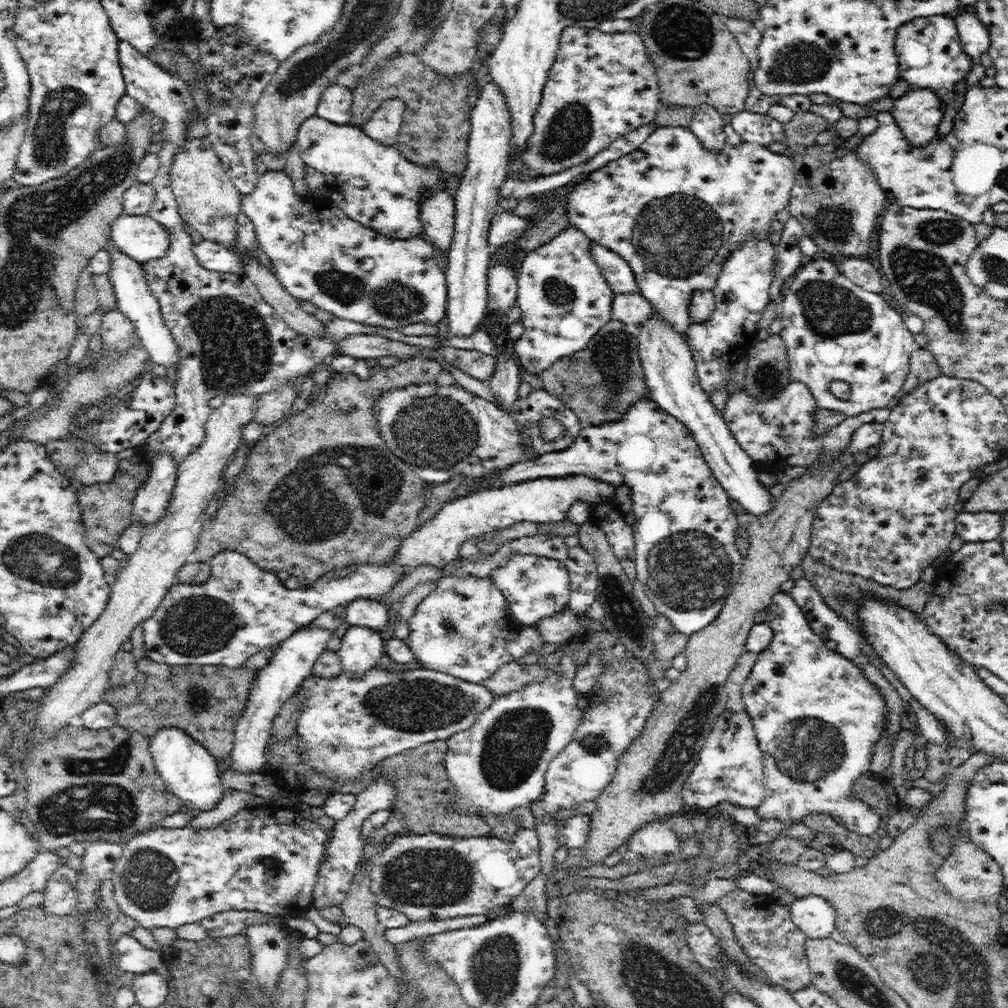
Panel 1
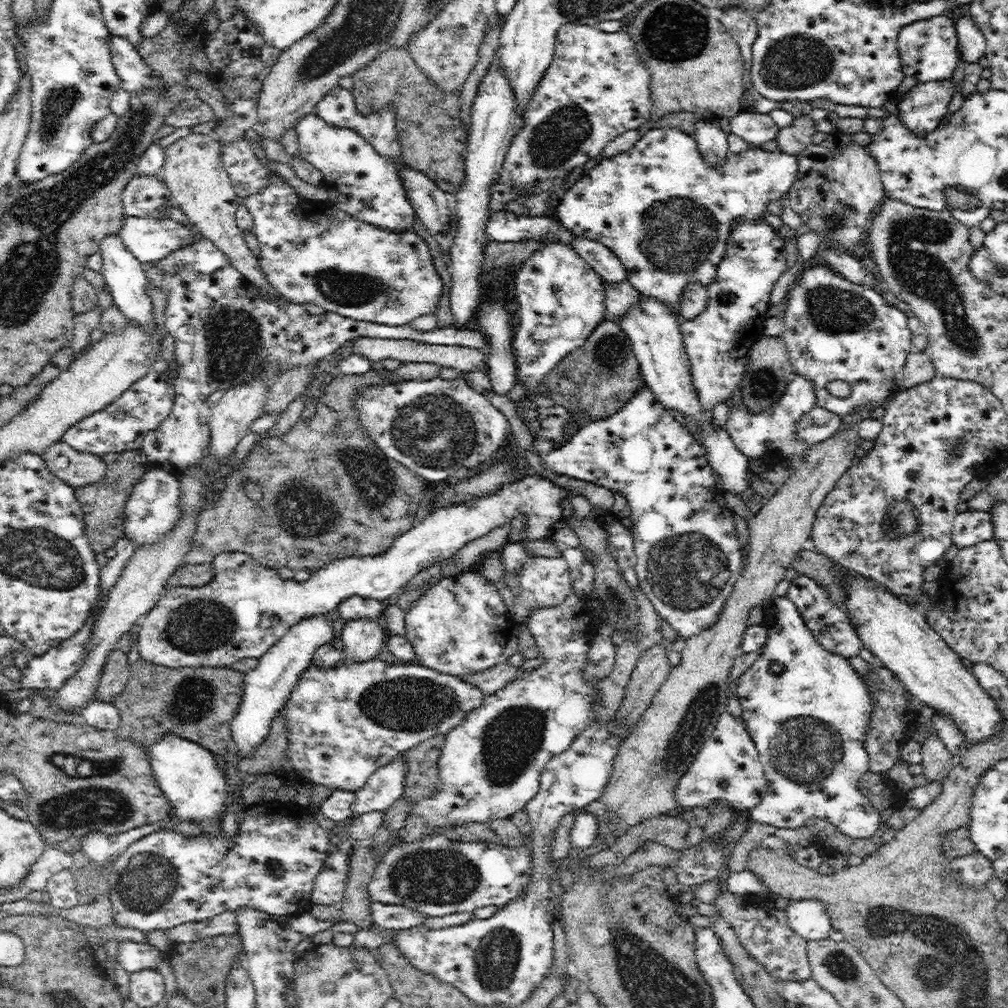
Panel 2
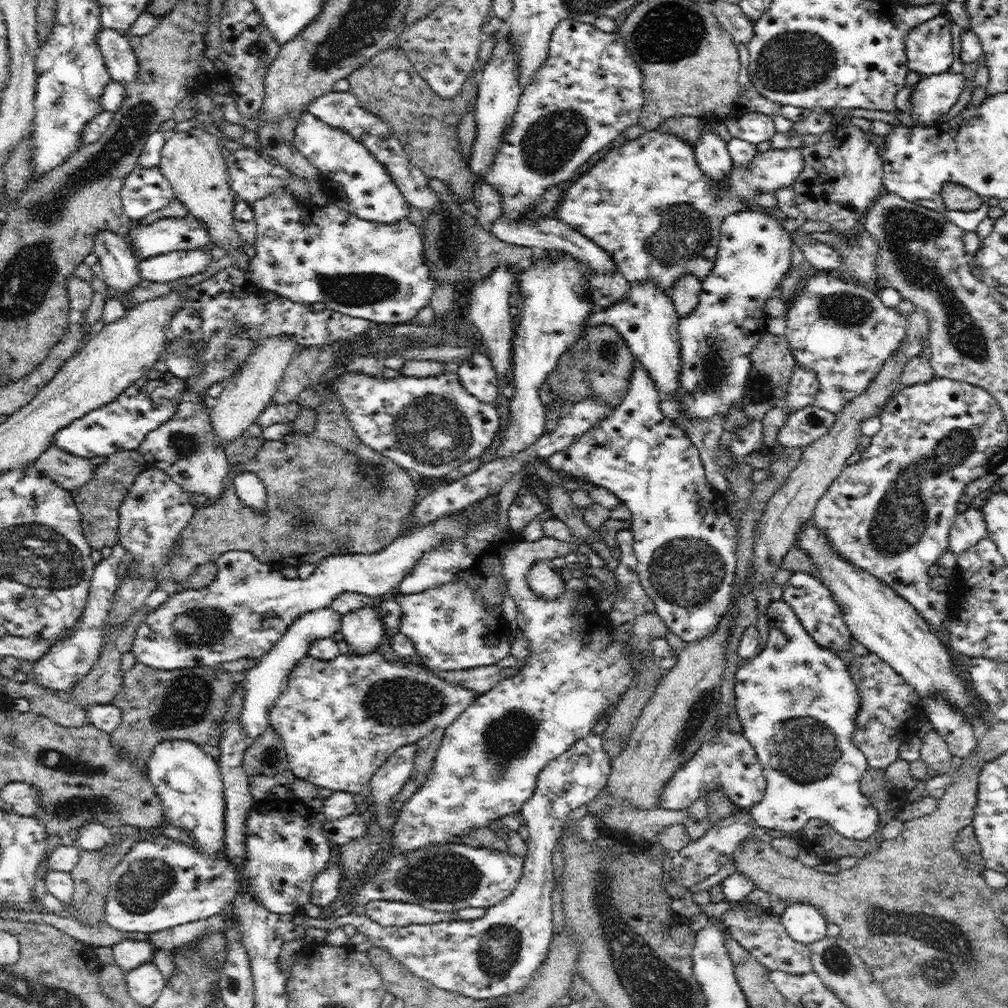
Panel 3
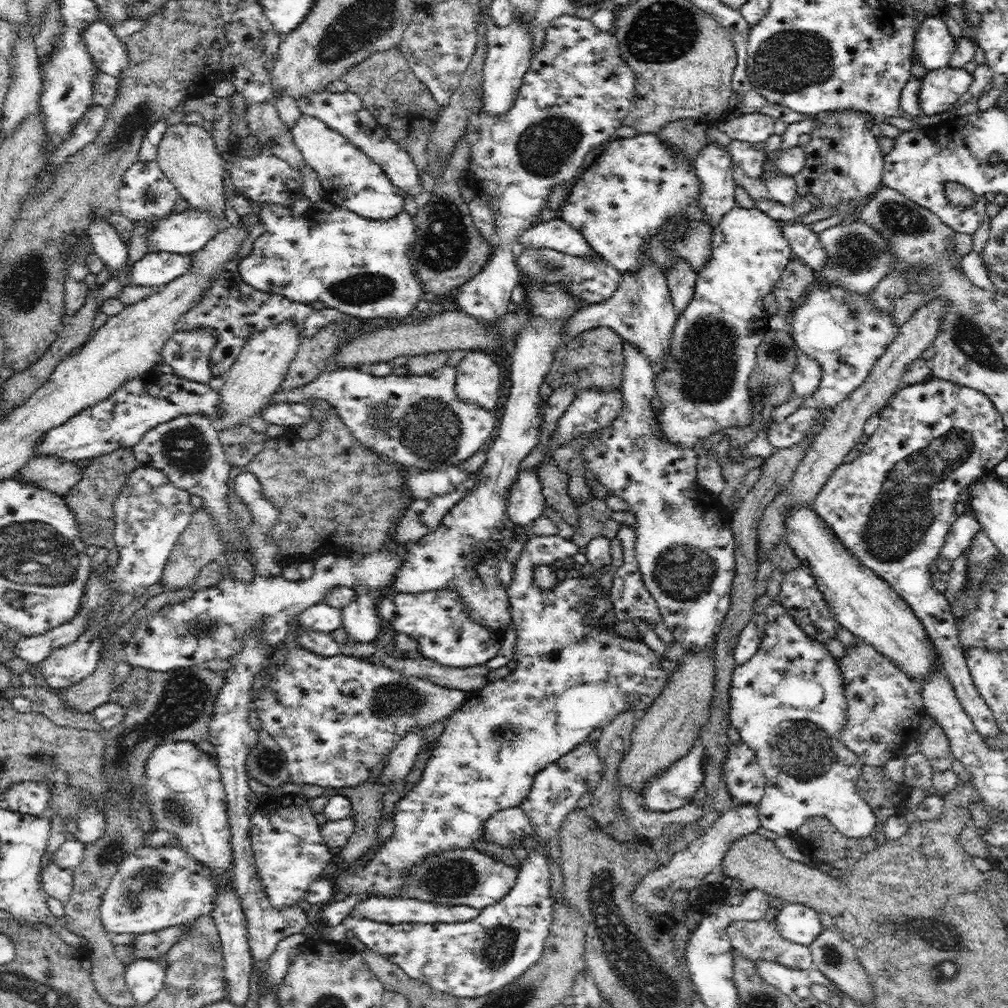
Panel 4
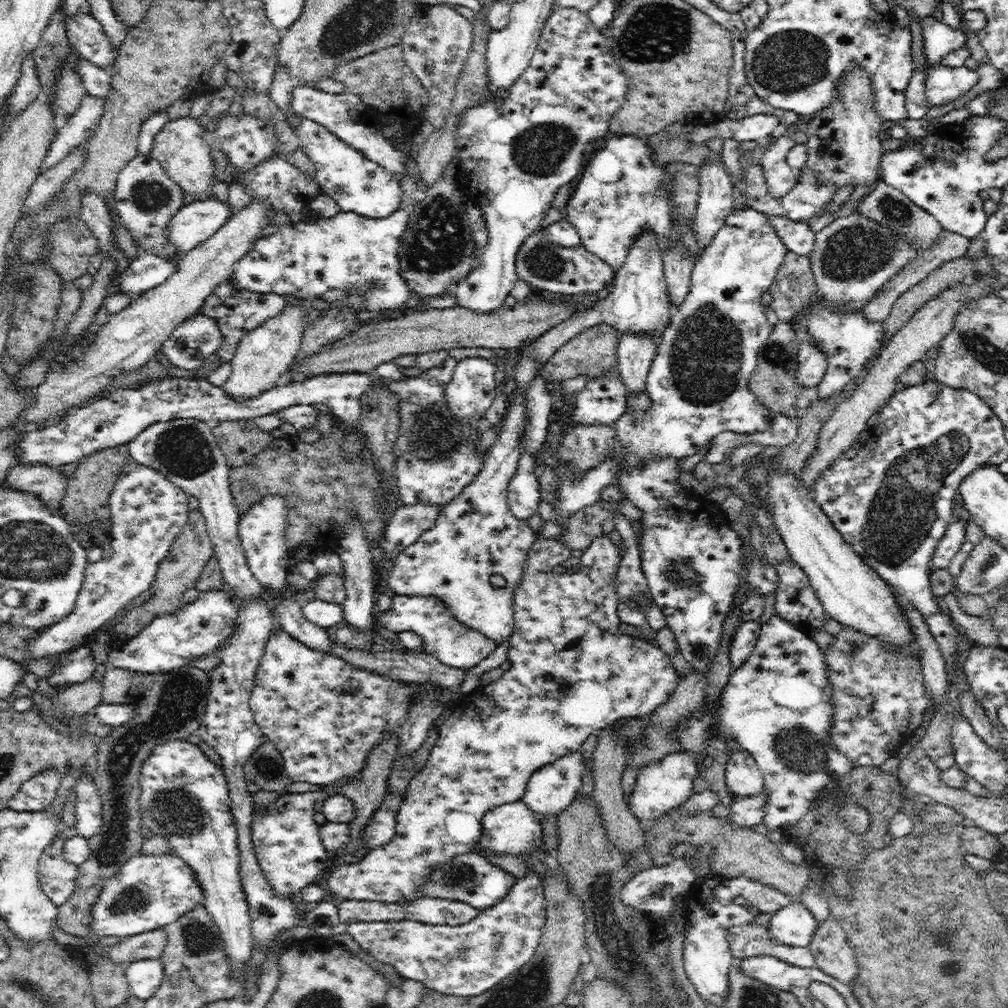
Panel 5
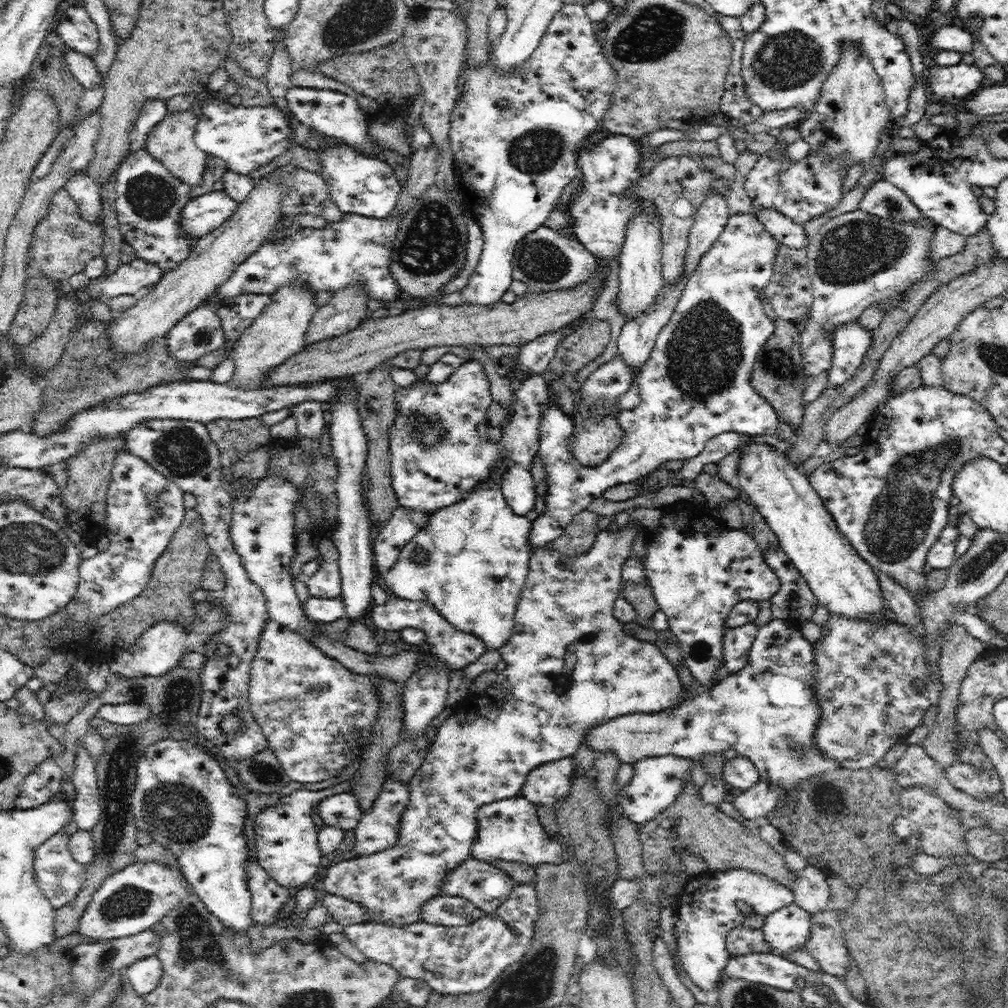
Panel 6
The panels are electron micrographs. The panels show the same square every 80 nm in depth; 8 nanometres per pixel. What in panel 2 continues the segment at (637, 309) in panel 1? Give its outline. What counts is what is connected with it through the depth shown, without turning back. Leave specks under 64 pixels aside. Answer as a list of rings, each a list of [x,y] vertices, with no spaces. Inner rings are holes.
[[[603,280],[602,285],[605,288],[605,321],[624,317],[641,300],[641,293],[629,280],[618,284],[610,284]]]

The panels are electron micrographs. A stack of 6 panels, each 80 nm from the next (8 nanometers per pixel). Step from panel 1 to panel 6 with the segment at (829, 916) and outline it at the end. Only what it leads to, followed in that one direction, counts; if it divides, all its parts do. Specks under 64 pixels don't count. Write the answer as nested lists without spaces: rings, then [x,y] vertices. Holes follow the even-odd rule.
[[[795,903],[766,916],[762,934],[774,954],[802,950],[810,938],[811,914]]]

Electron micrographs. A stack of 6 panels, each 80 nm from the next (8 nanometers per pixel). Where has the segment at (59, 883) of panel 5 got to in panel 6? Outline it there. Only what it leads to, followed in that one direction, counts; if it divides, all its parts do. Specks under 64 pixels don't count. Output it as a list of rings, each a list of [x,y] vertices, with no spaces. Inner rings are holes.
[[[62,831],[58,832],[35,851],[34,878],[41,893],[51,902],[55,910],[66,906],[68,902],[72,902],[76,898],[85,879],[85,865],[76,862],[70,853],[70,837]]]

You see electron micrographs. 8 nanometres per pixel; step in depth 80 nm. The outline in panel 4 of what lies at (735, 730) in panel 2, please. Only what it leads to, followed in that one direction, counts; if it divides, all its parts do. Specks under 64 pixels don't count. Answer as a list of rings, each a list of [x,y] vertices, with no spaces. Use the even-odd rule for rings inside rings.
[[[697,742],[692,750],[678,758],[666,771],[658,773],[644,788],[643,806],[653,812],[666,812],[693,801],[694,793],[703,784],[704,747]],[[746,743],[730,744],[723,766],[724,783],[738,804],[759,805],[766,789],[766,778],[754,750]]]

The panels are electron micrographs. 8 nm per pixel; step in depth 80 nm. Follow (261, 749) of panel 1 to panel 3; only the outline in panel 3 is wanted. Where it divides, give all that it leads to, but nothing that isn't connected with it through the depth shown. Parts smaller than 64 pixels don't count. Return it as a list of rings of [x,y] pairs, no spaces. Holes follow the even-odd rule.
[[[320,608],[320,610],[312,610],[298,616],[298,618],[287,628],[282,638],[274,644],[261,659],[251,669],[246,670],[243,674],[243,707],[238,722],[244,734],[253,741],[264,734],[270,727],[270,708],[274,706],[274,702],[278,700],[278,696],[282,694],[282,690],[288,684],[288,676],[292,672],[292,668],[298,664],[304,656],[308,656],[308,648],[314,640],[320,638],[331,638],[335,632],[341,630],[341,614],[332,608]]]

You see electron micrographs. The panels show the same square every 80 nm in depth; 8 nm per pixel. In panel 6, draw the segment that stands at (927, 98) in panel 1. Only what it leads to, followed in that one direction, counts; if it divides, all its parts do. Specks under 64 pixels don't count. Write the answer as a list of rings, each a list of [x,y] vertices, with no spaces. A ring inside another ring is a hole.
[[[975,64],[934,65],[929,71],[926,83],[932,88],[932,93],[948,102],[968,98],[984,86],[982,70]]]

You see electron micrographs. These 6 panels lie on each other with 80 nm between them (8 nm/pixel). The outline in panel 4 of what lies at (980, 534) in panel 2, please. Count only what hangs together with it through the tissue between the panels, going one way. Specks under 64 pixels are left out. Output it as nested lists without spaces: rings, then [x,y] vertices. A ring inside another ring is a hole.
[[[971,511],[964,512],[950,526],[950,532],[946,536],[946,542],[942,546],[942,552],[940,552],[938,559],[940,557],[946,560],[958,558],[966,548],[971,546],[974,536],[980,531],[980,524],[978,524],[976,515]]]

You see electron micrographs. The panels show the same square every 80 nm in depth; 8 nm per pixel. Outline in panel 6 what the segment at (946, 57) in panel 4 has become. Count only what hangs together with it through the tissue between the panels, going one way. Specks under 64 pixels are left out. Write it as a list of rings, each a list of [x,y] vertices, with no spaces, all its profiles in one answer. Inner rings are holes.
[[[958,23],[943,25],[933,32],[931,44],[937,50],[948,50],[964,53],[972,52],[973,42],[977,35],[973,30]]]

